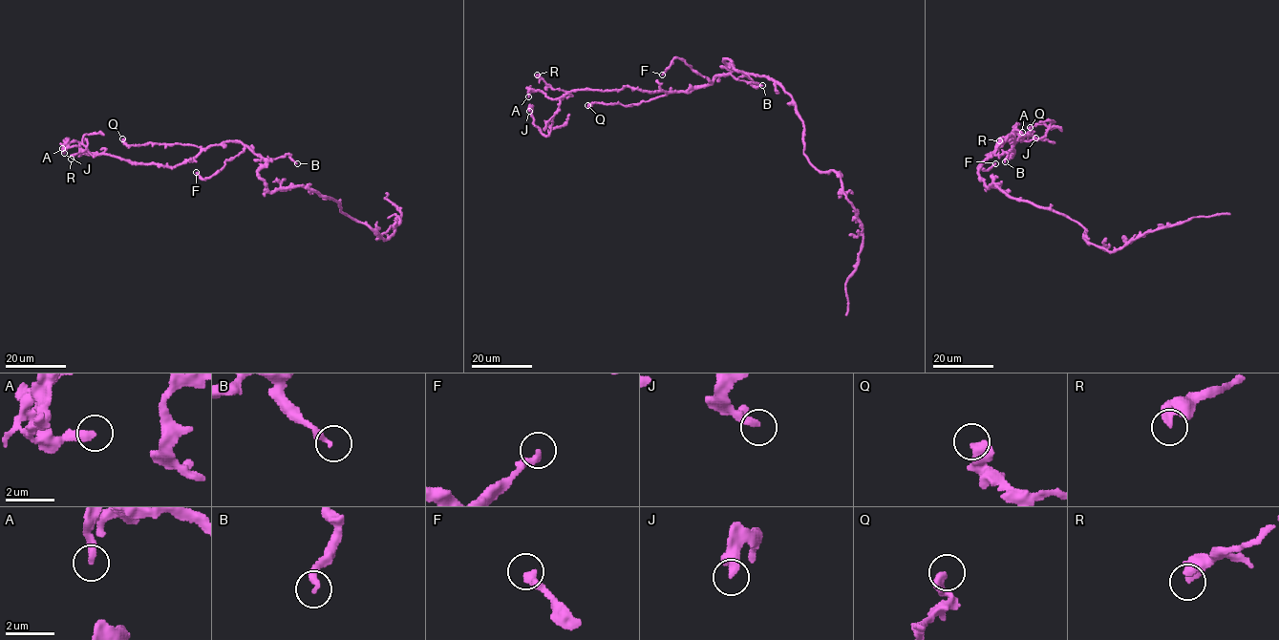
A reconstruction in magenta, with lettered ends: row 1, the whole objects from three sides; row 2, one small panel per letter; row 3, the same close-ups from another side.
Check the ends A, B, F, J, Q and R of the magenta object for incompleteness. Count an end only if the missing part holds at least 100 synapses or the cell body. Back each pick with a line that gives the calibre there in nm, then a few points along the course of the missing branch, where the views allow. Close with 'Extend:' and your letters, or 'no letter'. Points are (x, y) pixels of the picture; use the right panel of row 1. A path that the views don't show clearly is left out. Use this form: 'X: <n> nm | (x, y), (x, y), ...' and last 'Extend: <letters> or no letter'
Extend: no letter

